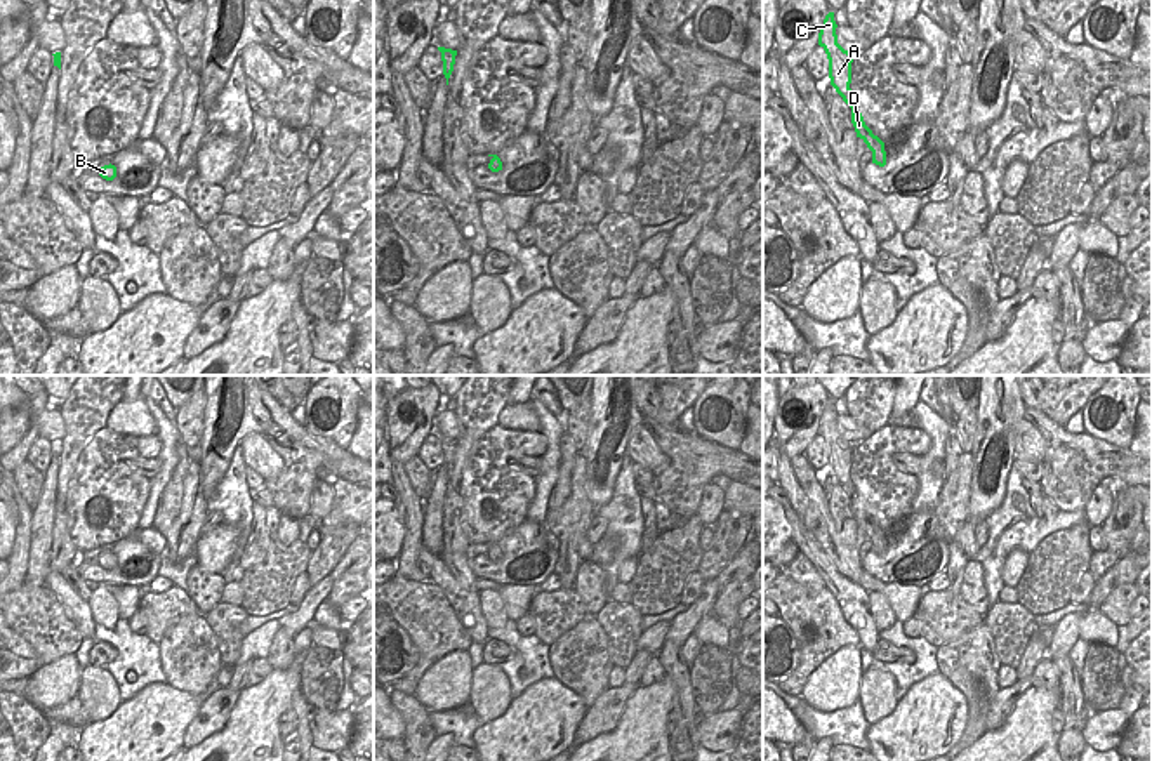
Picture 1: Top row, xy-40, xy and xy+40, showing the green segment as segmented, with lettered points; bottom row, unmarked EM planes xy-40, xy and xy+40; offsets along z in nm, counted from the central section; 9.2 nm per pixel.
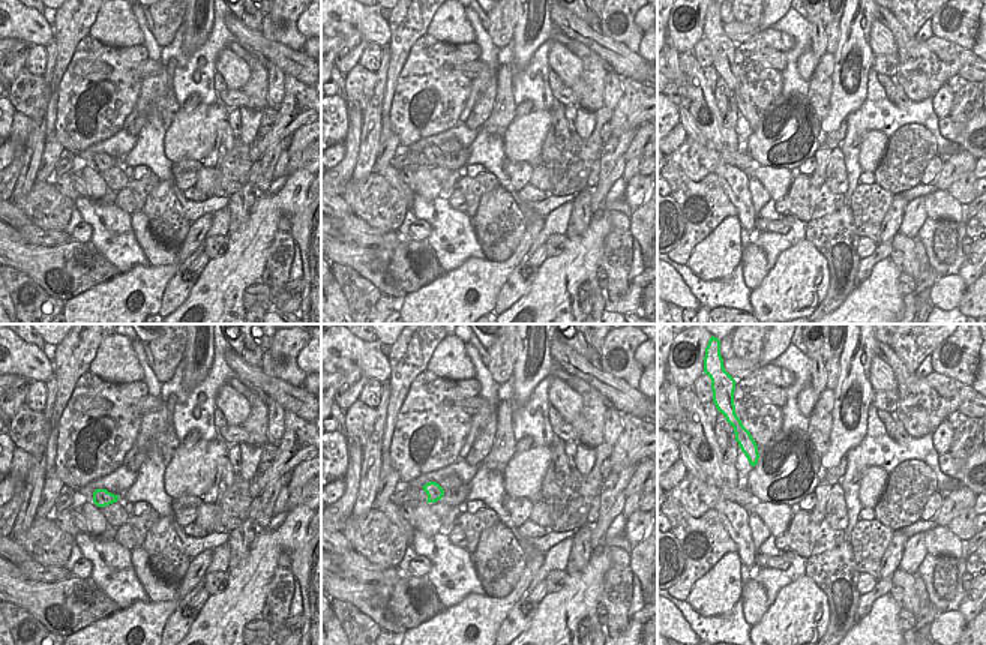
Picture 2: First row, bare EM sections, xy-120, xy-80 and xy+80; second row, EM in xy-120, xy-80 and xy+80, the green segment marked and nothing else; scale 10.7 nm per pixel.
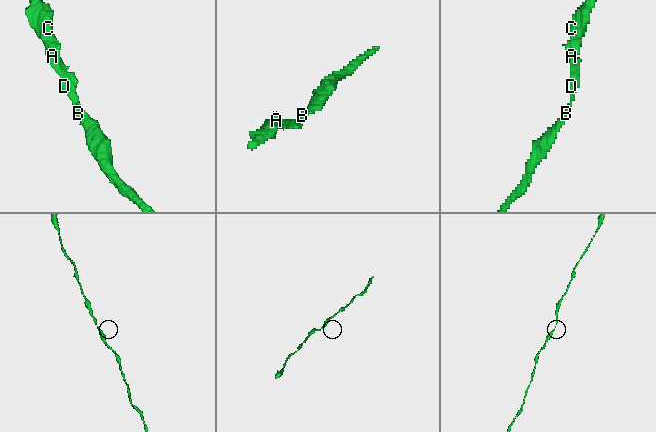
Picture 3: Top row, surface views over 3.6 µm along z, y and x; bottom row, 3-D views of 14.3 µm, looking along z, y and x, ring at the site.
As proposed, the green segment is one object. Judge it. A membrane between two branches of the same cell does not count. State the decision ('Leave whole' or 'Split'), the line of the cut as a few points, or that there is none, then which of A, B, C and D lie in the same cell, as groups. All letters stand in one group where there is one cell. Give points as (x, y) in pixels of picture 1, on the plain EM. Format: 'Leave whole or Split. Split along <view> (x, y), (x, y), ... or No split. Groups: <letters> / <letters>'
Leave whole. No split. Groups: A B C D.

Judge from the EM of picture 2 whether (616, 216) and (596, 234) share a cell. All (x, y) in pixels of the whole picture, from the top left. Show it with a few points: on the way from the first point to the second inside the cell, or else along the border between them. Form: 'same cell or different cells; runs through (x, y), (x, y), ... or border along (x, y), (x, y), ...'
different cells; border along (610, 210), (610, 222), (613, 225)

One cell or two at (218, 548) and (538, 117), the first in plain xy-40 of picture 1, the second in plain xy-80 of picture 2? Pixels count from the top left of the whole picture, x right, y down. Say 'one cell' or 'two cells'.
one cell

